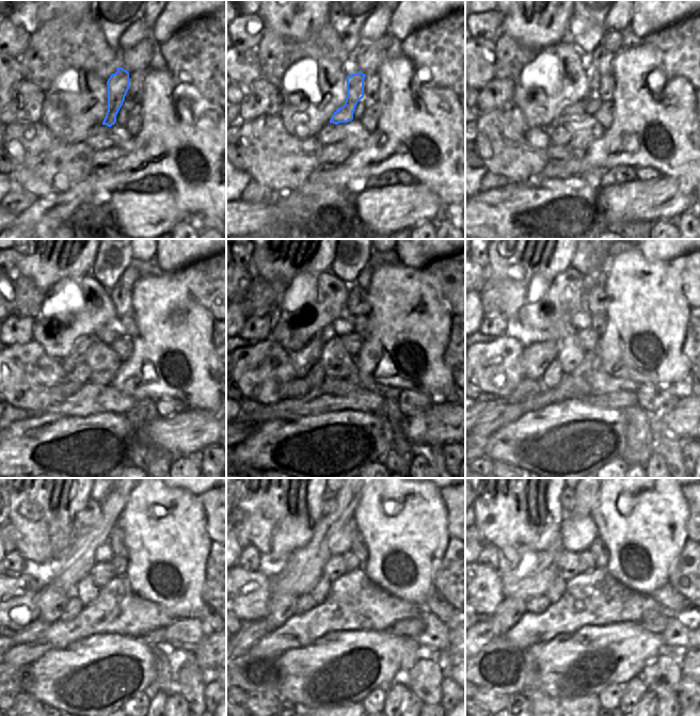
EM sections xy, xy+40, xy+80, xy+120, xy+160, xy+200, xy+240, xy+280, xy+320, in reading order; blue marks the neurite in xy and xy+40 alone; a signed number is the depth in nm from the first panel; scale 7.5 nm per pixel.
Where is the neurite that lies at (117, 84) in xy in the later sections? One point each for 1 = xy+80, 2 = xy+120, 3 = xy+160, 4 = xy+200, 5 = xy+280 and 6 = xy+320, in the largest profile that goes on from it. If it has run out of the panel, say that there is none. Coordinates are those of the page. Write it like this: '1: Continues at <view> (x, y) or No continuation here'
1: Continues at xy+80 (570, 112)
2: Continues at xy+120 (78, 352)
3: Continues at xy+160 (303, 360)
4: Continues at xy+200 (536, 359)
5: Continues at xy+280 (282, 606)
6: Continues at xy+320 (508, 614).

